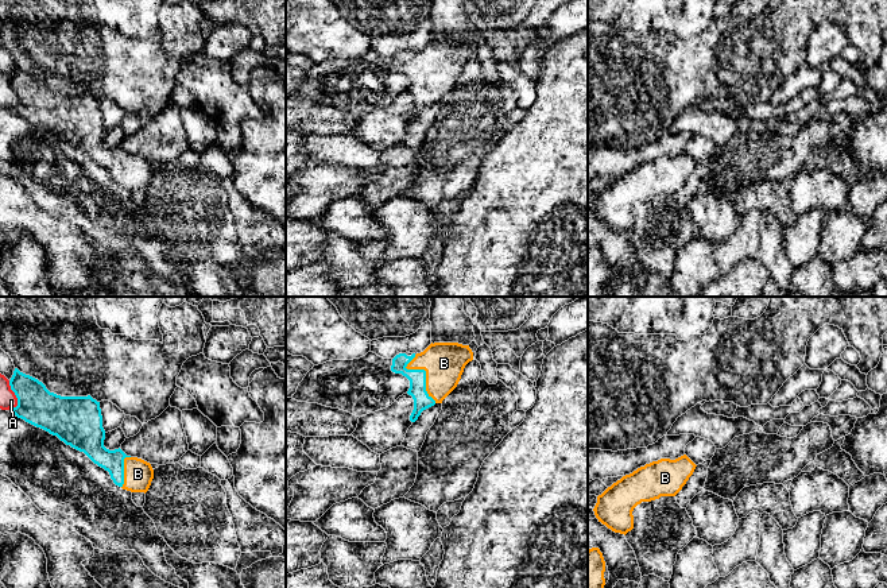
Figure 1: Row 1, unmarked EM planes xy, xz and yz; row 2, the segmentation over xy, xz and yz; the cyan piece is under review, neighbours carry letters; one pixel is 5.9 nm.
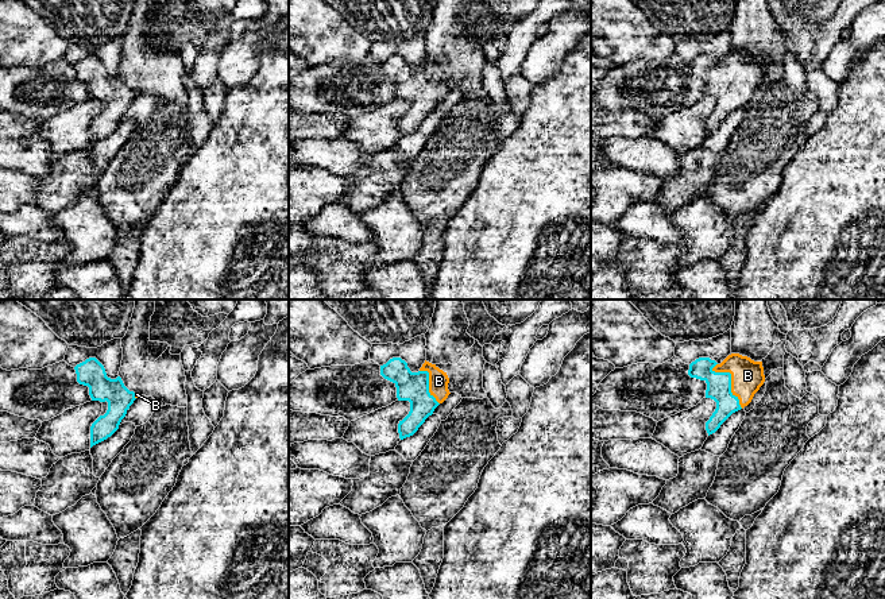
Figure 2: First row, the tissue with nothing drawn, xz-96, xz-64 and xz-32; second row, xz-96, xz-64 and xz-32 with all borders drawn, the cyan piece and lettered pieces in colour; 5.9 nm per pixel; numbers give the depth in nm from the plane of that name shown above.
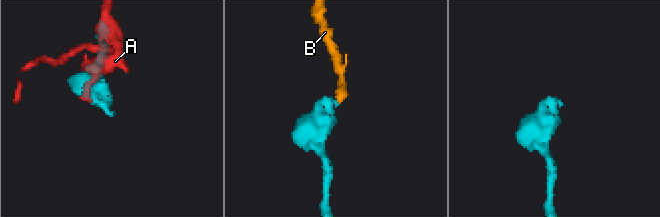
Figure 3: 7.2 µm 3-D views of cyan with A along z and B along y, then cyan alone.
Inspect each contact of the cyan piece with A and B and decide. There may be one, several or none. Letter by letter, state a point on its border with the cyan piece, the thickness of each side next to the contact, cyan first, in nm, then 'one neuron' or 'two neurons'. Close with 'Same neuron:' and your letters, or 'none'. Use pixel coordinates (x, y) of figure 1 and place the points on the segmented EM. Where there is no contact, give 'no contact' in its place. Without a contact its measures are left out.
A: meets cyan in xy at (15, 394); 220 nm thick on the cyan side, 100 nm on the other; two neurons
B: meets cyan in xz at (425, 371); 100 nm thick on the cyan side, 240 nm on the other; one neuron
Same neuron: B

